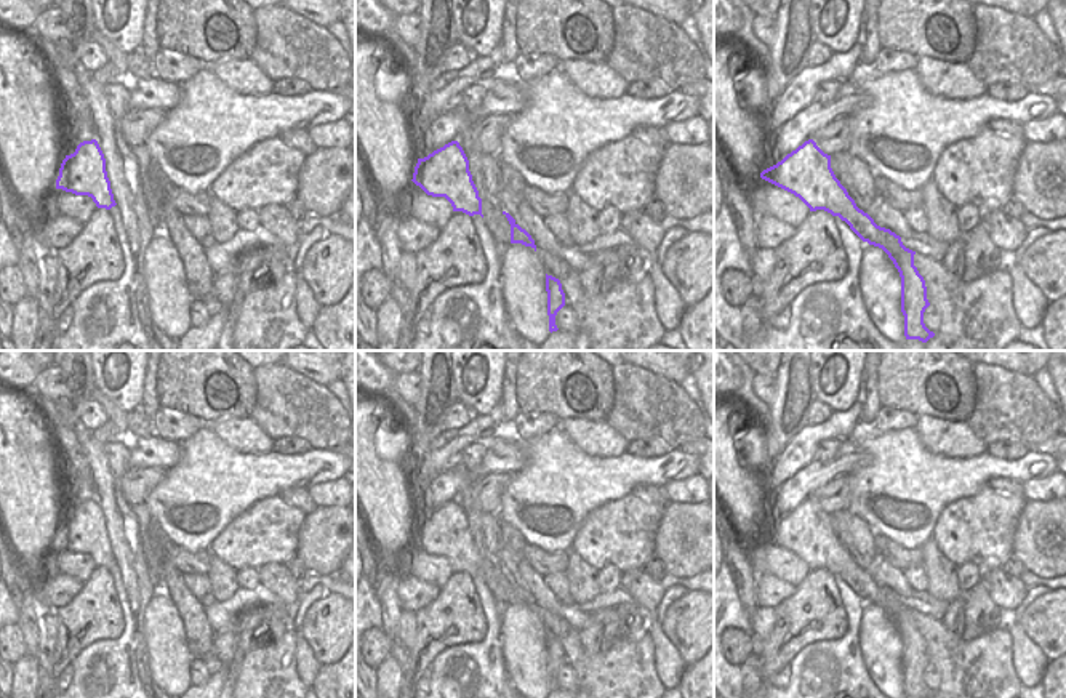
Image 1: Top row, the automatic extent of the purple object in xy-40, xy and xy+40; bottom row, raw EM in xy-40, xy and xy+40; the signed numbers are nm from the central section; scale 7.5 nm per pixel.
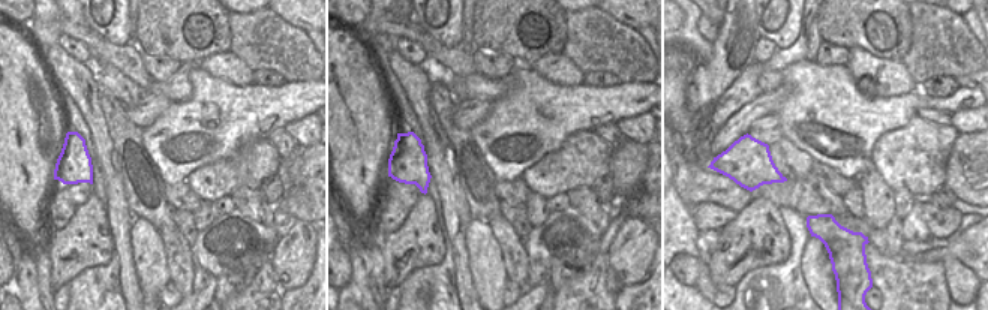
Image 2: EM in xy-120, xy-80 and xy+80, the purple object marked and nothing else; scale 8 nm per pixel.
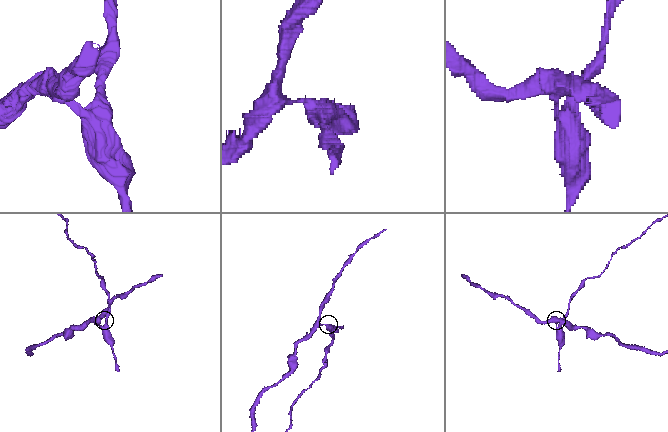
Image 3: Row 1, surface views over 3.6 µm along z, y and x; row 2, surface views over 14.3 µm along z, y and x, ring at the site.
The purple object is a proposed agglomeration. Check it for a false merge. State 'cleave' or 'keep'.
cleave

